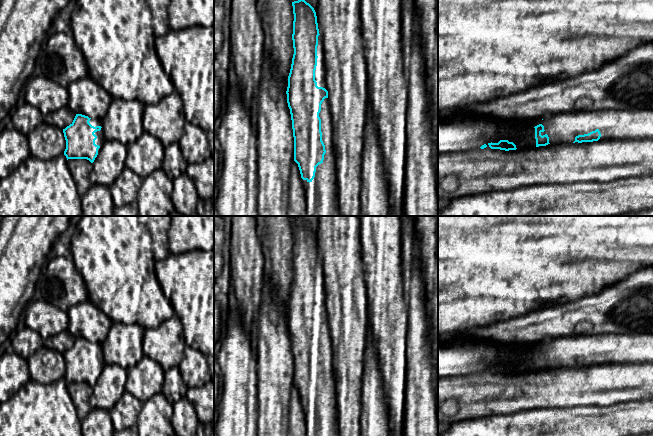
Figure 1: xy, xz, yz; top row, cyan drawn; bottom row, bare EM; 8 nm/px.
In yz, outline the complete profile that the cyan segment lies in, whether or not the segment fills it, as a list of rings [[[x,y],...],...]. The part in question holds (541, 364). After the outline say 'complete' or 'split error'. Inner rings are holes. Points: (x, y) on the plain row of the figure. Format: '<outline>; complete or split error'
[[[653,333],[560,337],[535,343],[522,360],[495,364],[480,372],[531,373],[560,367],[653,362]]]; split error

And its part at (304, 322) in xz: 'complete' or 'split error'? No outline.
split error

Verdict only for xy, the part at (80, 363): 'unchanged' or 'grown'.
grown

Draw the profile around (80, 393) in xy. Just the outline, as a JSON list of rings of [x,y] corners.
[[[68,383],[67,386],[77,415],[80,420],[83,420],[92,409],[89,404],[92,387],[87,383]]]

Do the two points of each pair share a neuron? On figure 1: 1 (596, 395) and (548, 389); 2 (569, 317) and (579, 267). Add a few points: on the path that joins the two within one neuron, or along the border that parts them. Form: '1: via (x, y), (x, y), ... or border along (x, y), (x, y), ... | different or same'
1: via (584, 389), (560, 389) | same
2: border along (594, 293), (549, 307) | different

